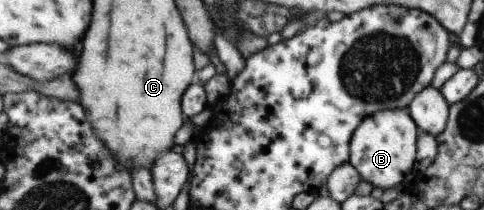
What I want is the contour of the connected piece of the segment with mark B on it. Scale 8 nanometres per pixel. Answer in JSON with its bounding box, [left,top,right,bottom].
[349,108,416,189]

